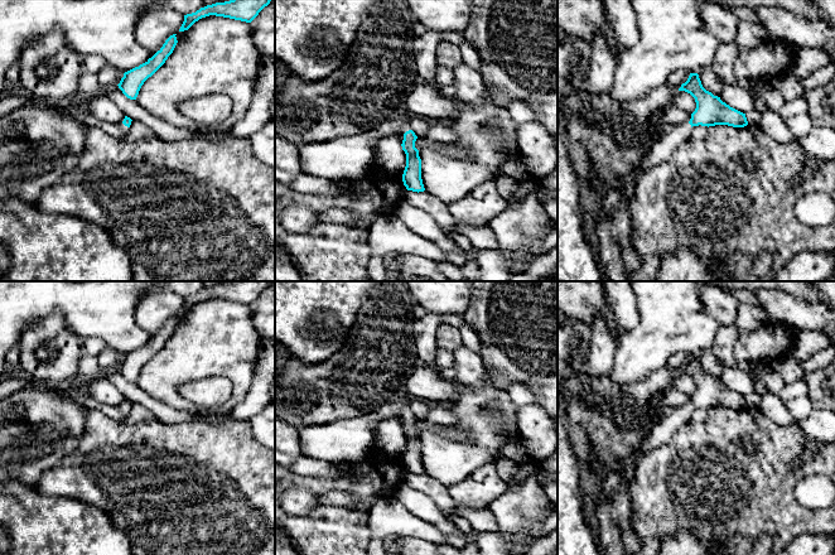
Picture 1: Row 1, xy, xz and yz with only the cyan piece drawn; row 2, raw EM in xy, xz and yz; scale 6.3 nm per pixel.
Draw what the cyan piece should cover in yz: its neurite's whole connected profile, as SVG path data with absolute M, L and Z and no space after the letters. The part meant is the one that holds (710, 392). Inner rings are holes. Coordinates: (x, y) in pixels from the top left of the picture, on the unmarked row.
M690 356L687 363L681 367L679 373L685 373L695 381L696 391L691 396L690 404L662 414L660 423L652 429L641 449L632 458L624 460L618 470L612 472L607 477L603 502L612 502L613 497L618 493L619 481L624 473L627 470L636 470L638 462L648 450L670 441L675 431L690 420L692 409L728 407L744 410L748 407L745 396L730 390L720 380L706 373L698 356Z

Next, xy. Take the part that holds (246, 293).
M232 281L207 288L196 295L184 298L179 314L188 313L196 304L209 298L251 305L270 284L271 281Z

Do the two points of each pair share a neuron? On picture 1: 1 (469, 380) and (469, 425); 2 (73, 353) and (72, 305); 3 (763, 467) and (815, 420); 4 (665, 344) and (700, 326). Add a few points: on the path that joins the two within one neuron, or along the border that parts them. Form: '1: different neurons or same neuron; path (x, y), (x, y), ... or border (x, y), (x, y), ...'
1: same neuron; path (469, 391), (469, 414)
2: different neurons; border (48, 317), (58, 313), (64, 324), (82, 338)
3: different neurons; border (797, 424), (811, 438)
4: same neuron; path (674, 338), (686, 337), (691, 332)

